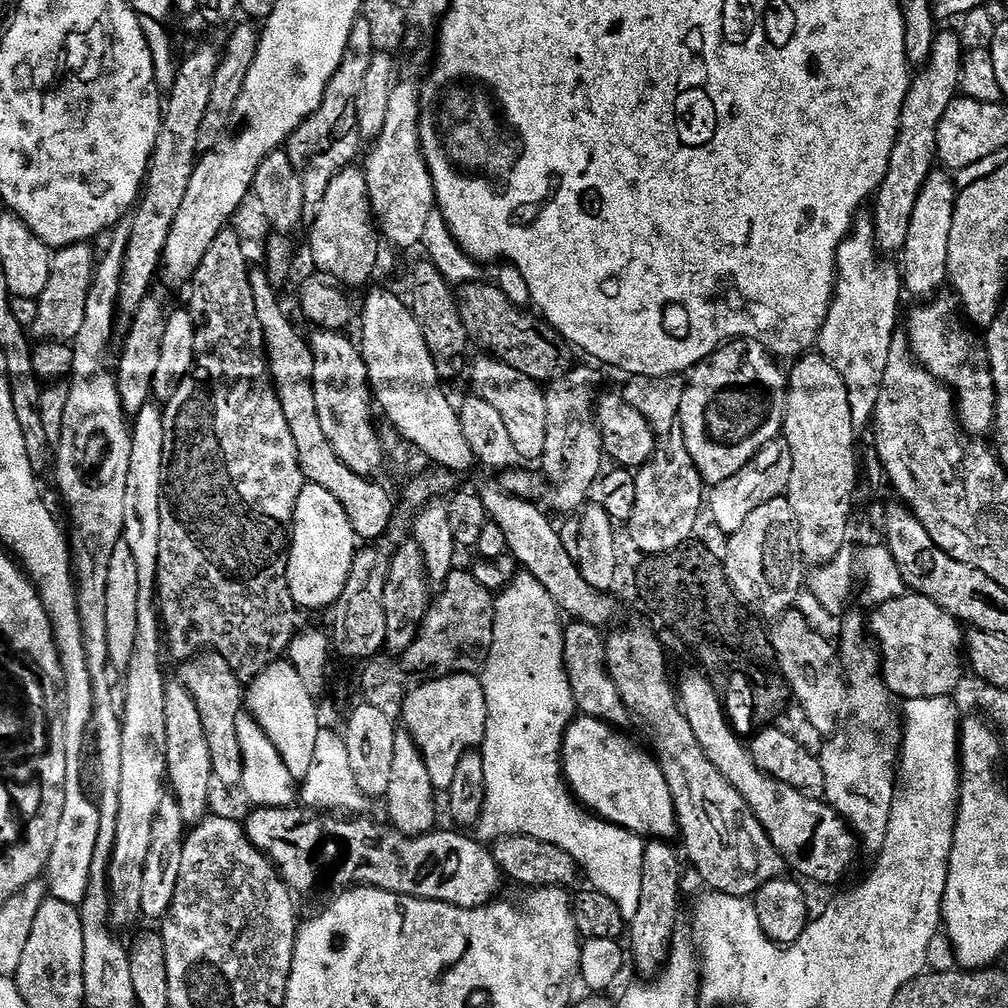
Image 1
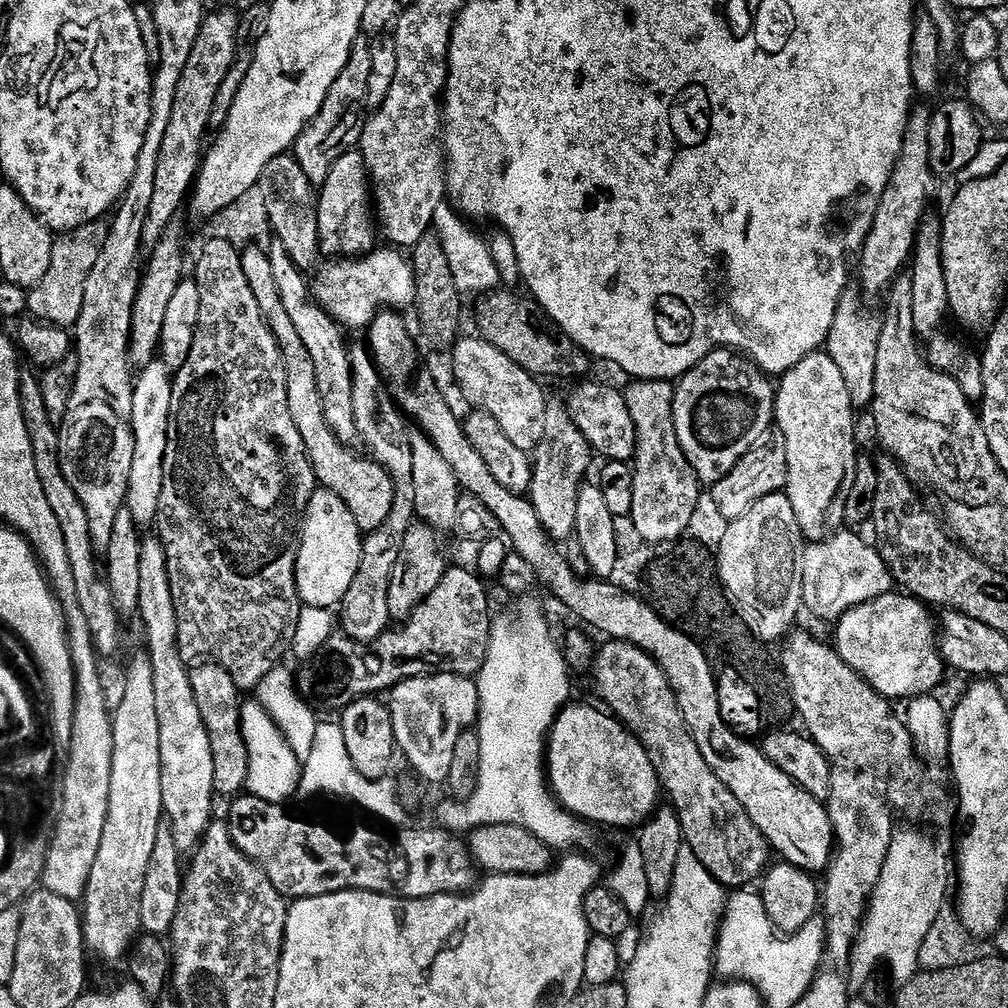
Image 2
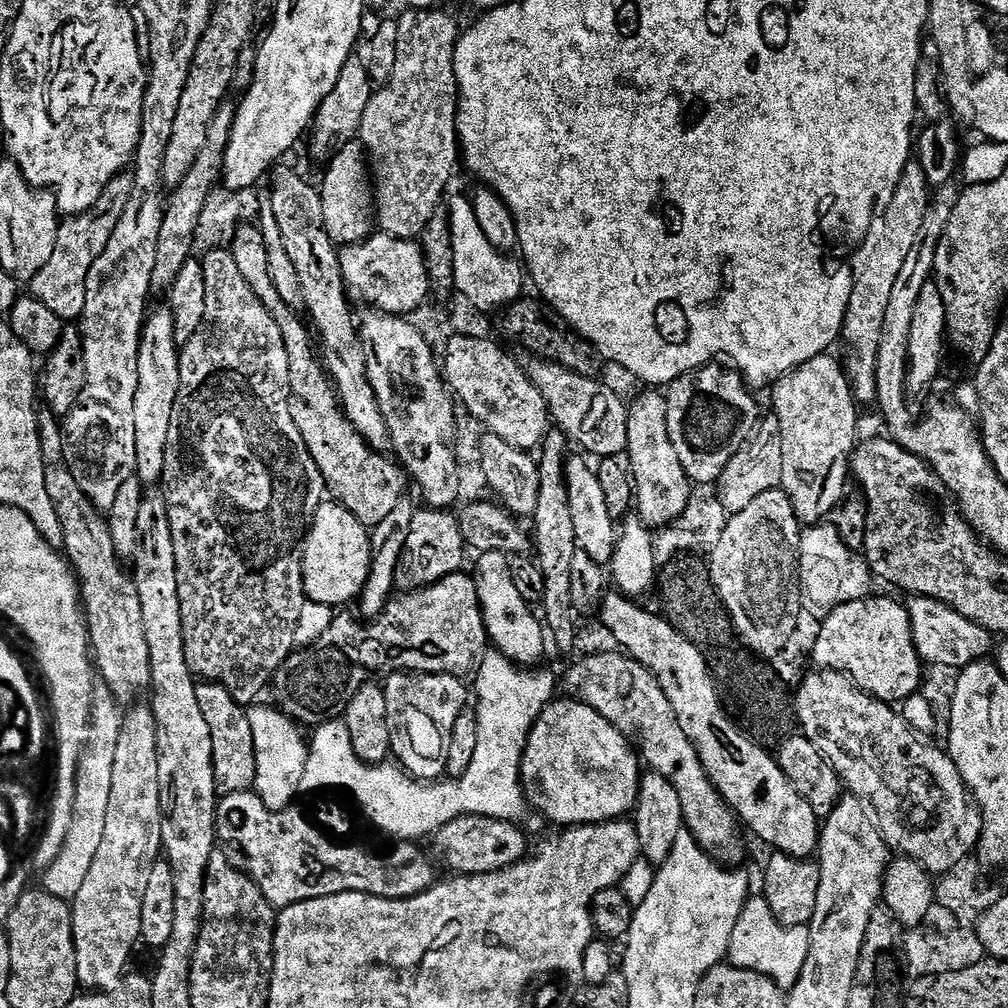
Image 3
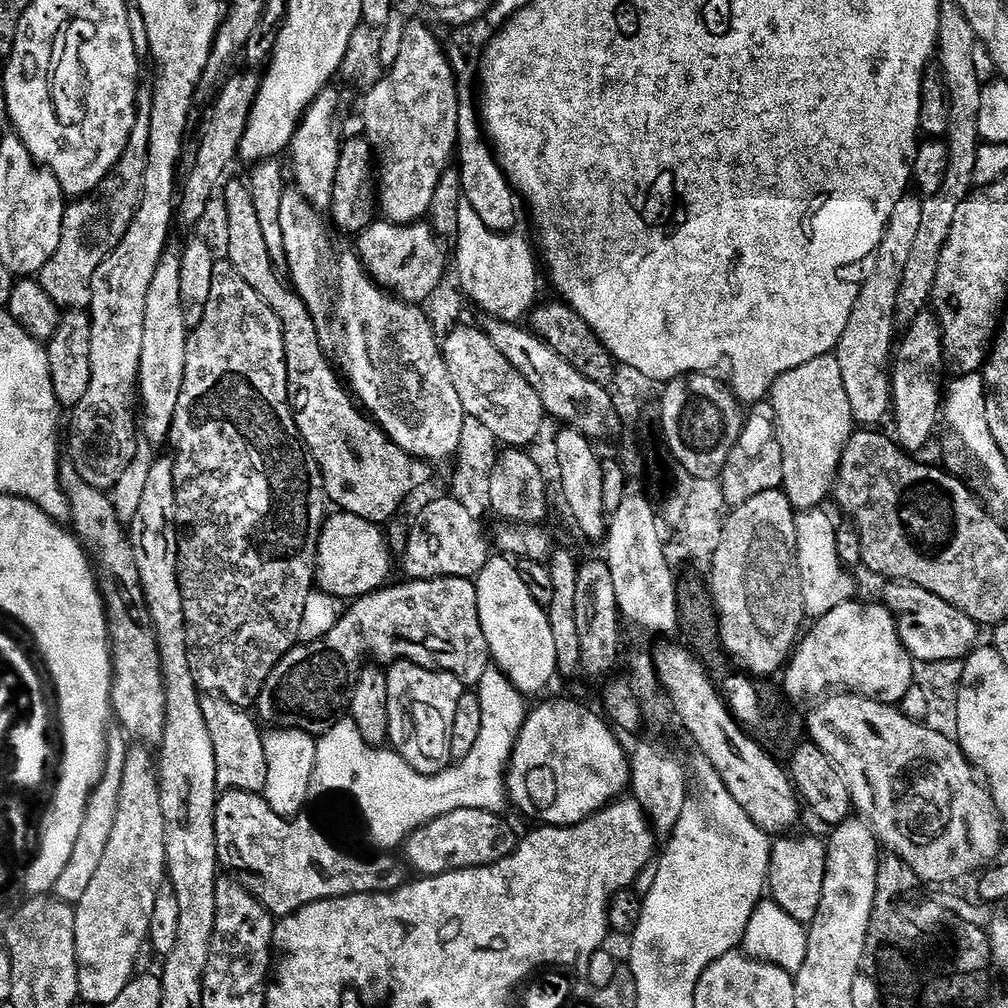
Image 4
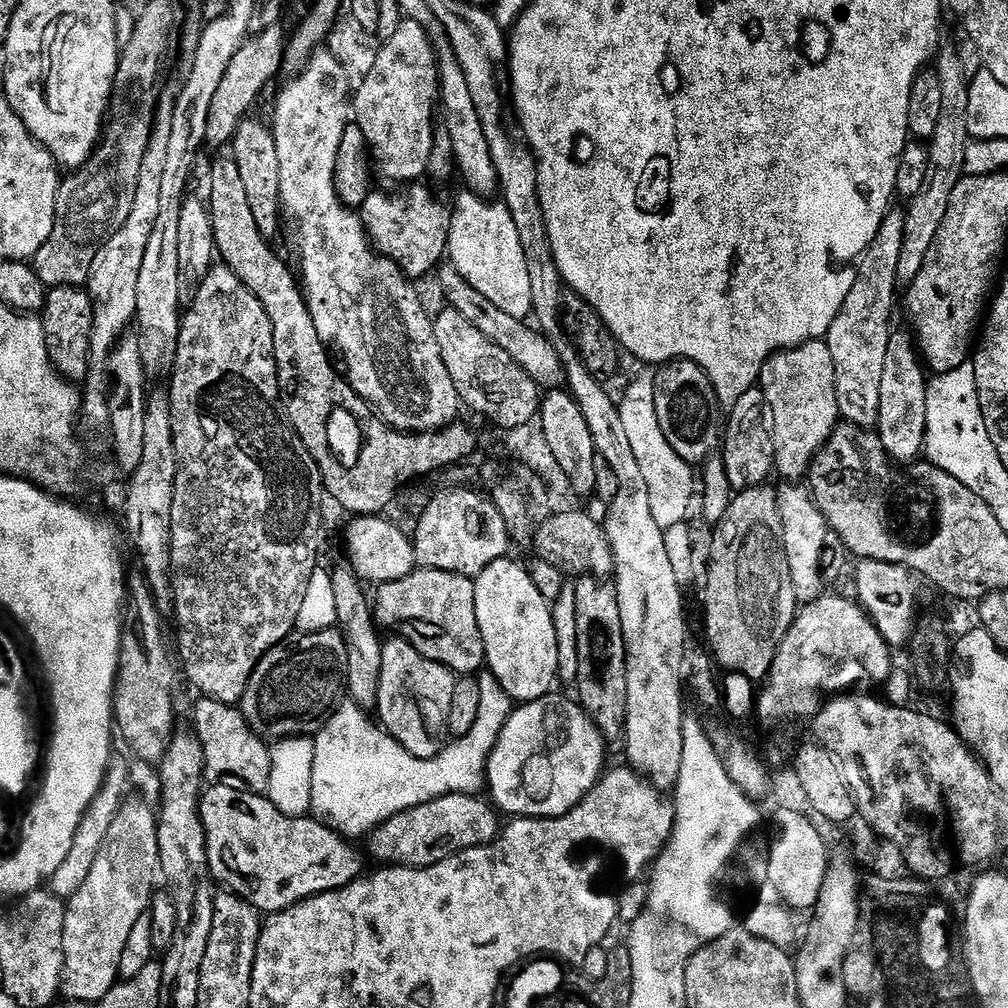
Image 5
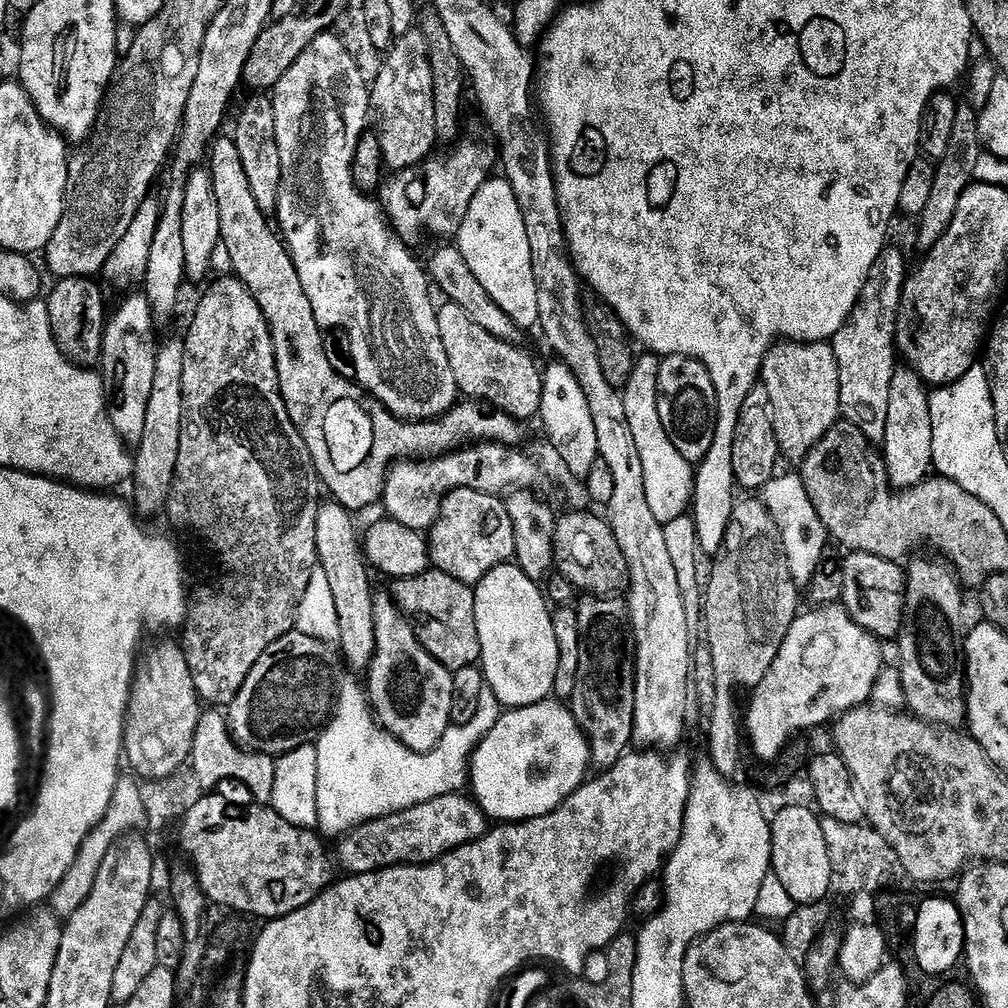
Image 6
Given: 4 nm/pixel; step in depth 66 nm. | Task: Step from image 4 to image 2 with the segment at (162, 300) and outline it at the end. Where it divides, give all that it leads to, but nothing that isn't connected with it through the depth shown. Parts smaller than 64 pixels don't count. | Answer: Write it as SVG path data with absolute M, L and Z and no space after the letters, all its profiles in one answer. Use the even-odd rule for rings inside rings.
M157 358L139 369L134 380L134 410L132 433L134 434L134 463L130 466L128 499L126 507L138 526L155 525L162 498L162 478L166 458L166 438L170 430L170 402L172 401L173 373Z

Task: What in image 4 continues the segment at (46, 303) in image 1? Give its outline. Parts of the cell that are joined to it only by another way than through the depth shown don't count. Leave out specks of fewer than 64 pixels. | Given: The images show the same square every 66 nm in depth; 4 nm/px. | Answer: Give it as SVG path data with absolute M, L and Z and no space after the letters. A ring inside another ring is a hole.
M140 126L129 138L126 150L113 166L112 173L86 198L65 207L62 242L58 242L54 258L50 258L38 273L42 290L46 290L62 310L84 310L92 301L92 275L126 234L144 192L147 165L148 129Z

